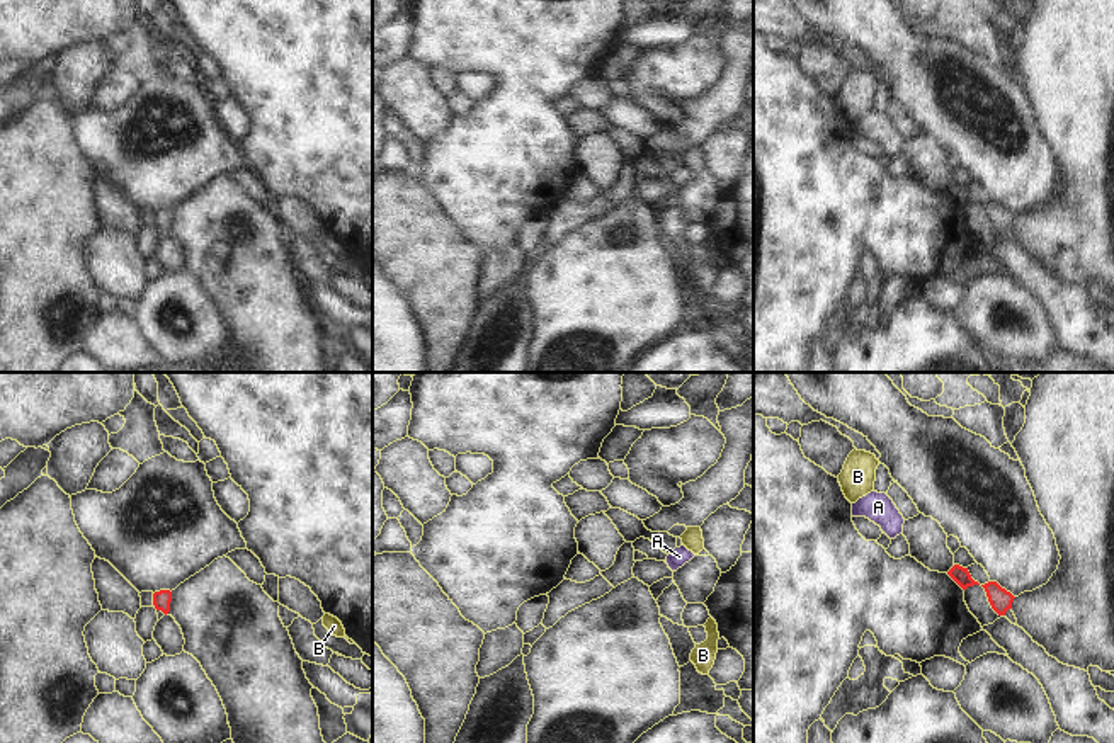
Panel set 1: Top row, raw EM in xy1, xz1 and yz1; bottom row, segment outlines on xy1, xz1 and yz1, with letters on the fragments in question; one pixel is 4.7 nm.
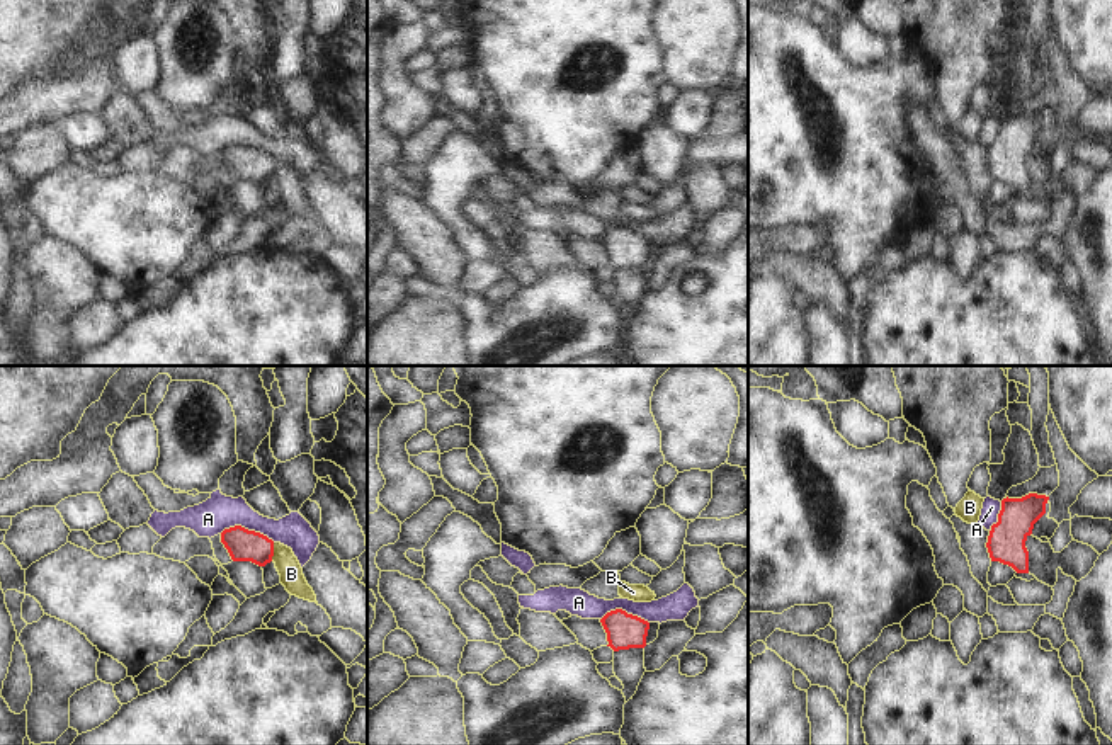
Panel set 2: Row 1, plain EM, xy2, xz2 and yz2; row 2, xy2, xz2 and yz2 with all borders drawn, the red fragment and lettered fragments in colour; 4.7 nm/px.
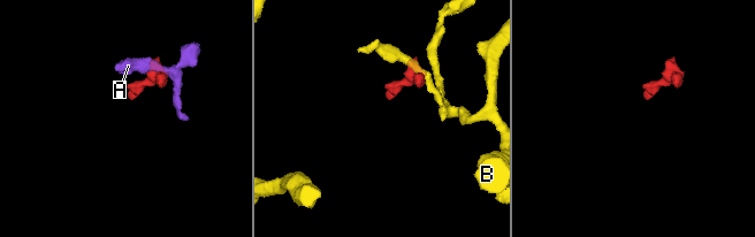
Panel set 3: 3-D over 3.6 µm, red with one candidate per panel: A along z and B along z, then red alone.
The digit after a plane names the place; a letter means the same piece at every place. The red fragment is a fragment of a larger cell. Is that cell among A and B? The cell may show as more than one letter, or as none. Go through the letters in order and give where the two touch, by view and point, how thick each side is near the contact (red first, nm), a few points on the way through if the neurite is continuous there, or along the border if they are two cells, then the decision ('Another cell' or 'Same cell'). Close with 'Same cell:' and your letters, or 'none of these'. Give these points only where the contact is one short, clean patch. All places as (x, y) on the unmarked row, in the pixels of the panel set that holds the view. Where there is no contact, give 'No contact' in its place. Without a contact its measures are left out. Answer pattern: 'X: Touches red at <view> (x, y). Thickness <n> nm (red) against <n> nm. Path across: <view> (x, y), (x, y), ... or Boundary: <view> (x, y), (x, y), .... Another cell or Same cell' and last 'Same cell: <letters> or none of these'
A: Touches red at xy2 (247, 148). Thickness 150 nm (red) against 170 nm. Boundary: xy2 (220, 152), (243, 145), (274, 160). Another cell
B: Touches red at xy2 (272, 170). Thickness 150 nm (red) against 110 nm. Boundary: xy2 (274, 162), (271, 179). Another cell
Same cell: none of these

